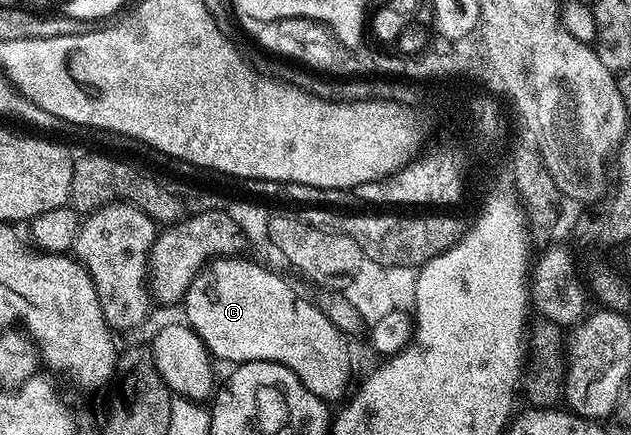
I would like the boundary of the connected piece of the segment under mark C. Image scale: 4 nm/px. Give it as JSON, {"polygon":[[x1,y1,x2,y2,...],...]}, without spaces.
{"polygon":[[216,258,196,275,181,300,181,307,187,310,187,326,192,327,201,337,201,341,216,360,224,359,230,365,257,361,279,363,288,367,305,385,305,389,312,391,318,399,342,400,348,394,347,386,351,383,351,355,347,352,348,340,344,334,334,327,320,307,302,299,277,272,243,258]]}

